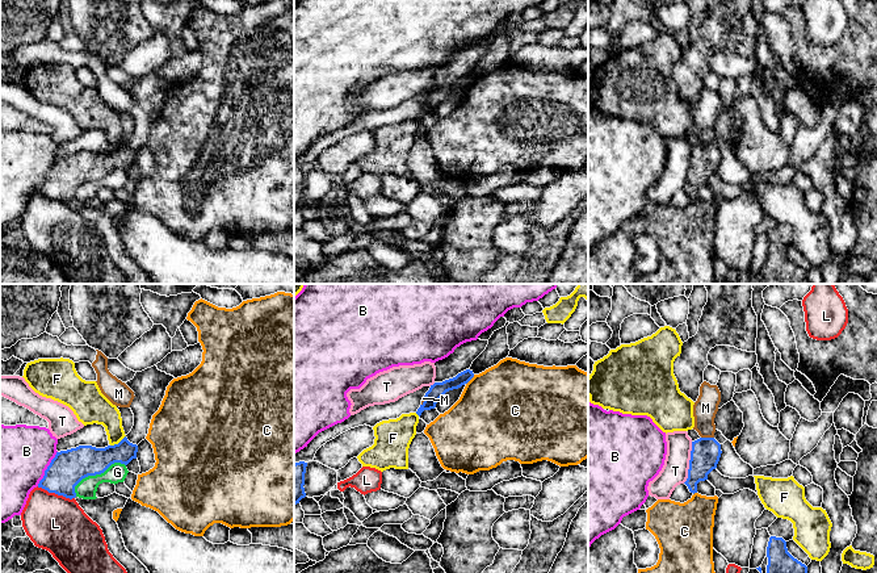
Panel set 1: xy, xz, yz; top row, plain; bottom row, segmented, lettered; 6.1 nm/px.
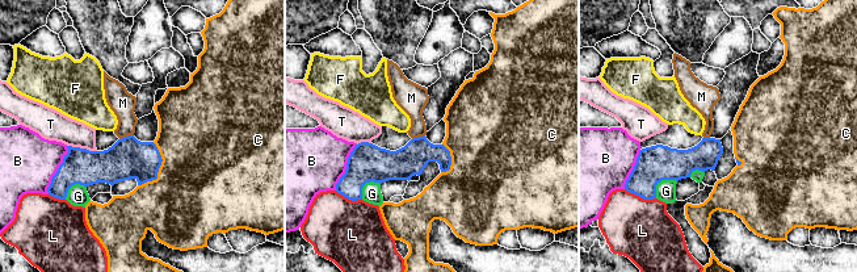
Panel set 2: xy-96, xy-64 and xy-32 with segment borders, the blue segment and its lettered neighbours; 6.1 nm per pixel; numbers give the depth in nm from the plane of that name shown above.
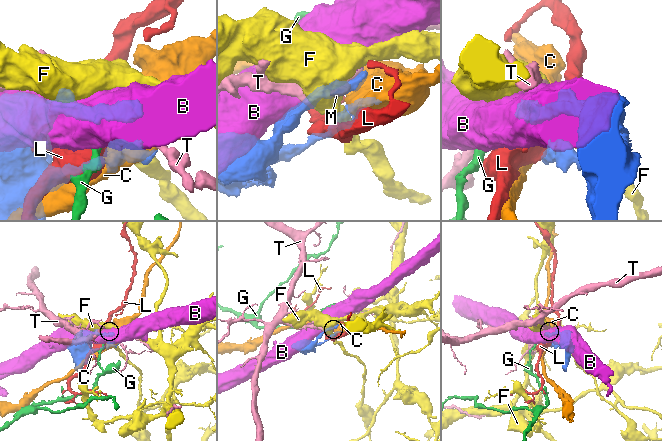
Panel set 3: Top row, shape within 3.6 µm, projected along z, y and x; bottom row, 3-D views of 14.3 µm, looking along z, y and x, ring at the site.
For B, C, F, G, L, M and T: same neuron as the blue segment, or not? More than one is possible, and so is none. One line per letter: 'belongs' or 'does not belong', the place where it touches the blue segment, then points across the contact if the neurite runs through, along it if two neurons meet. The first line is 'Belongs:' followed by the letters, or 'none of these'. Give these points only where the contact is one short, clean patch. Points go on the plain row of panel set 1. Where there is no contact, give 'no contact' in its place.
Belongs: none of these
B: does not belong; contact xy (47, 174)
C: does not belong; contact xz (470, 84)
F: does not belong; contact xy (118, 149); border xy (125, 141), (110, 151)
G: does not belong; contact xy (95, 180); border xy (125, 170), (85, 182), (75, 201)
L: does not belong; contact xy (55, 199); border xy (37, 192), (74, 204)
M: does not belong; contact yz (708, 143); border yz (701, 142), (713, 143)
T: does not belong; contact yz (689, 168)

